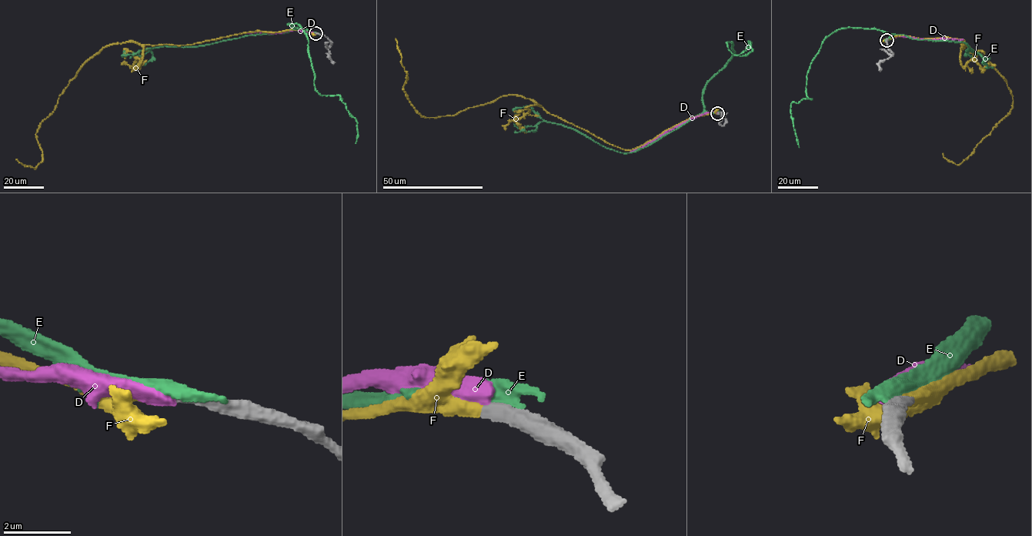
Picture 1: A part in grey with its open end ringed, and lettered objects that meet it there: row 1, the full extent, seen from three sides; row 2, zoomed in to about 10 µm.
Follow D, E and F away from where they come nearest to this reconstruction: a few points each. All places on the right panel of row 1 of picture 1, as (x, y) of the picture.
D: (886, 39), (903, 36), (925, 39), (963, 39)
E: (886, 39), (890, 33), (853, 28), (825, 38), (806, 74), (806, 92), (812, 98), (790, 106), (799, 147)
F: (887, 39), (963, 39), (963, 48), (961, 43), (1005, 78), (1012, 95), (1008, 113), (960, 163), (943, 153)

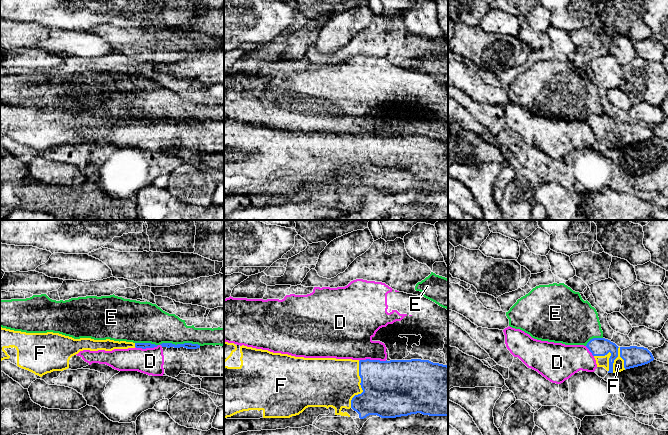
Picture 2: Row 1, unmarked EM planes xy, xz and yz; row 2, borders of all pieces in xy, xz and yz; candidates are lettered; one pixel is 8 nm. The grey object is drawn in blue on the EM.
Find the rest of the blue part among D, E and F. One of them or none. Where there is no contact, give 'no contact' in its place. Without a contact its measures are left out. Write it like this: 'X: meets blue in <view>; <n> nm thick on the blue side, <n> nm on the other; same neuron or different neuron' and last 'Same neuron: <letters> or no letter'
D: meets blue in xz; 420 nm thick on the blue side, 340 nm on the other; different neuron
E: meets blue in xy; 50 nm thick on the blue side, 280 nm on the other; different neuron
F: meets blue in xz; 460 nm thick on the blue side, 400 nm on the other; same neuron
Same neuron: F

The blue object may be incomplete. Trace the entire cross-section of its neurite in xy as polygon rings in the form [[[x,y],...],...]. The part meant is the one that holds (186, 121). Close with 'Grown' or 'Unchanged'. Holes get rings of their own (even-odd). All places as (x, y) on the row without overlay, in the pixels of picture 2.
[[[162,119],[160,120],[162,123],[167,123],[167,124],[170,124],[170,123],[174,123],[174,124],[180,124],[180,123],[184,123],[184,124],[187,124],[187,125],[197,125],[197,124],[200,124],[200,121],[198,120],[192,120],[192,119],[184,119],[184,120],[172,120],[172,119]]]. Unchanged

